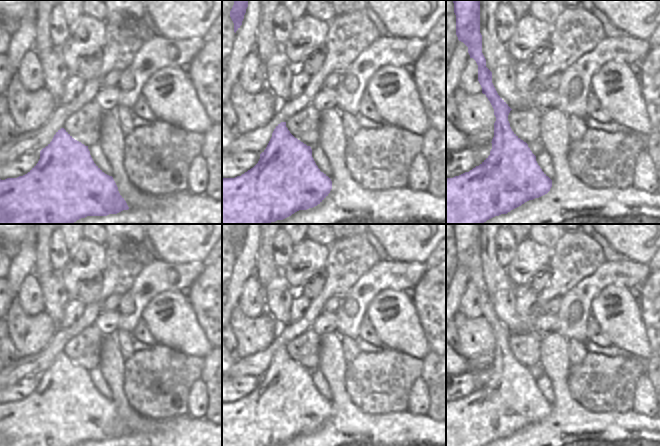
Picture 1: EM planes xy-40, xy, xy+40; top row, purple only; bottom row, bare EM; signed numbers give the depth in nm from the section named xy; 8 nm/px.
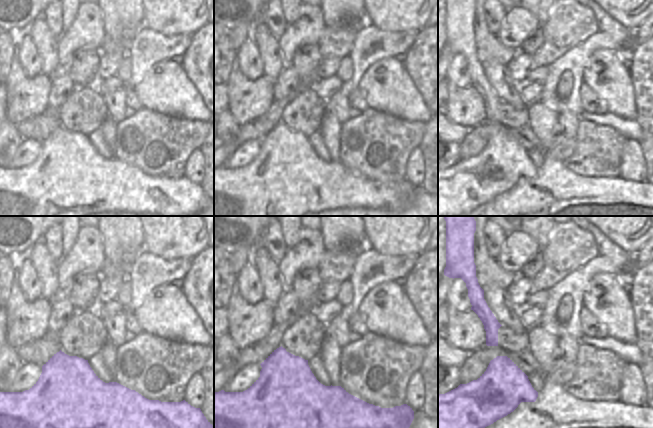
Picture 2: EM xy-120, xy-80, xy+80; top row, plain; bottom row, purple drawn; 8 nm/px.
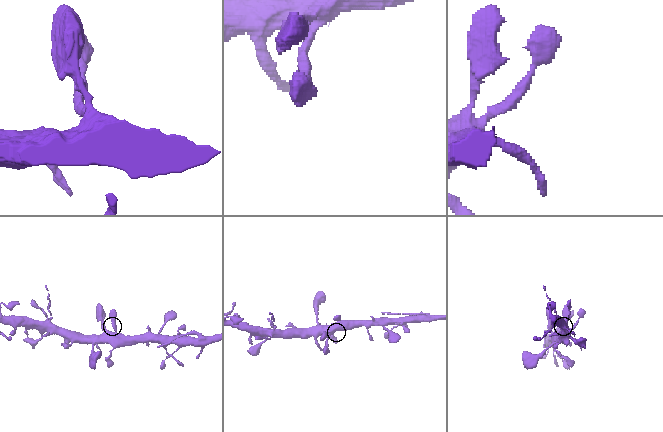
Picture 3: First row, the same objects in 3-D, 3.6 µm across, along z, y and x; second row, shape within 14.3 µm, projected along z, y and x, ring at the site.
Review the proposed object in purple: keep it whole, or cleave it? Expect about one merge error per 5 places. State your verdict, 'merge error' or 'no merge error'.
no merge error

